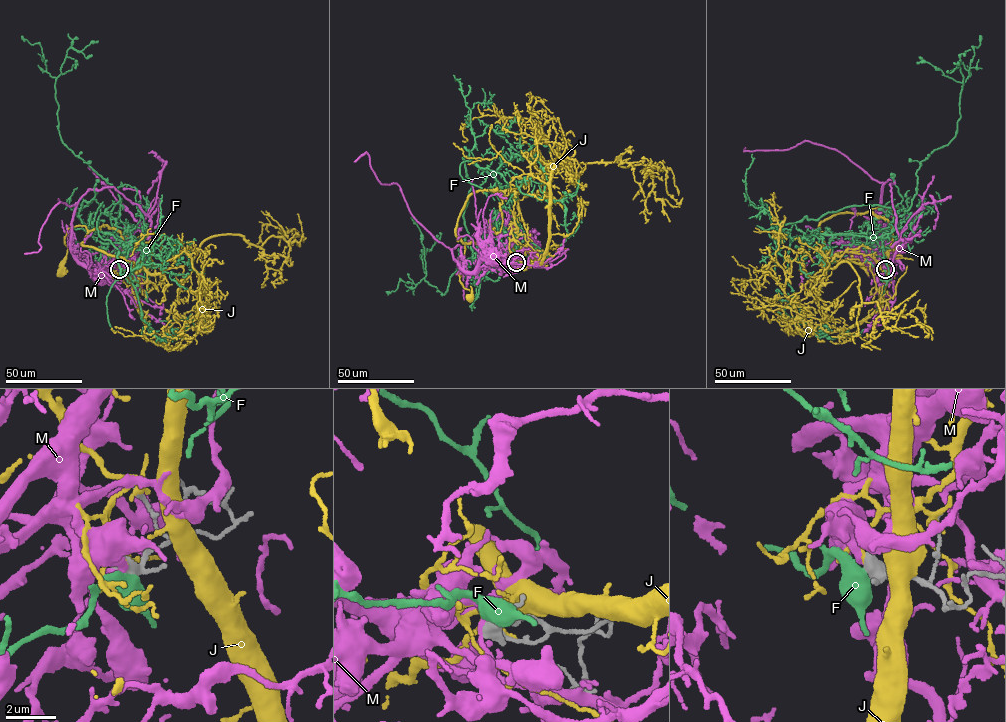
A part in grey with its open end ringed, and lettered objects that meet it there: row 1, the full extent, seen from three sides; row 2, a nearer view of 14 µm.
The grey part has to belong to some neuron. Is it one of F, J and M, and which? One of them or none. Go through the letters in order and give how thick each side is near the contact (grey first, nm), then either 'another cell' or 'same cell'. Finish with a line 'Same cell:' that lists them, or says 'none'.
F: calibres 400 and 500 nm; same cell
J: calibres 380 and 70 nm; another cell
M: calibres 420 and 240 nm; another cell
Same cell: F

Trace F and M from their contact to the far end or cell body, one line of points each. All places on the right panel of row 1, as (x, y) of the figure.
F: (885, 270), (850, 238), (868, 221), (892, 230), (921, 161), (955, 137), (963, 76), (953, 63)
M: (886, 269), (868, 250), (879, 236), (883, 182), (834, 149), (804, 140), (788, 149), (745, 147)

